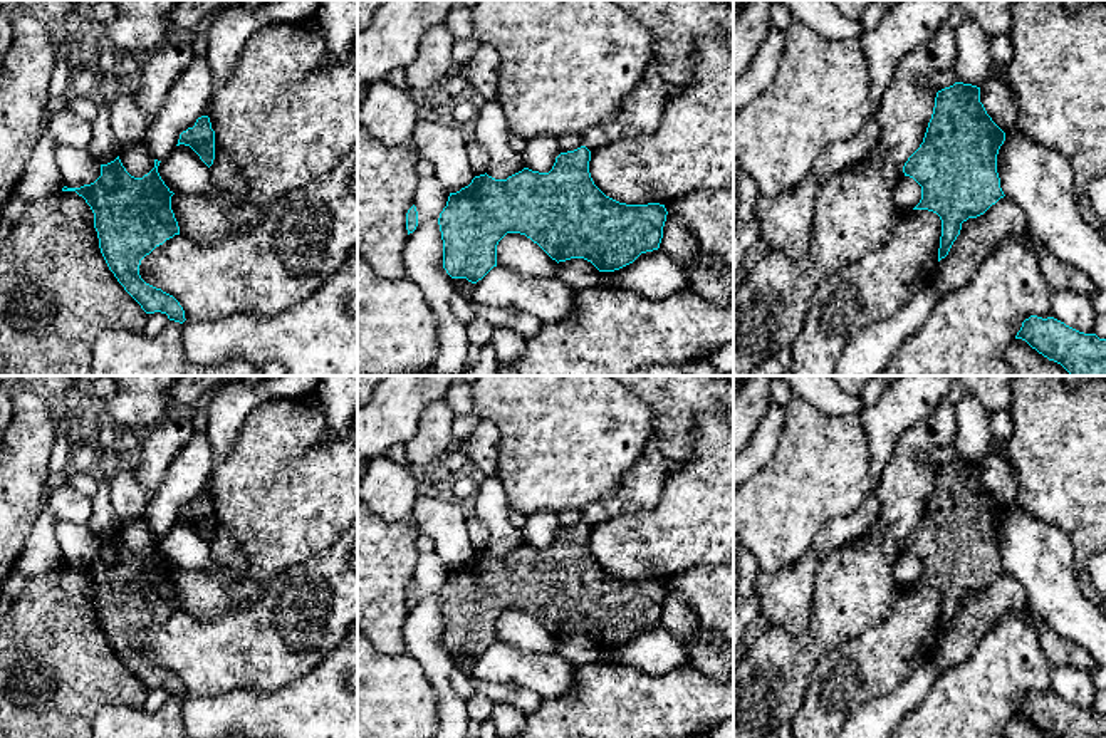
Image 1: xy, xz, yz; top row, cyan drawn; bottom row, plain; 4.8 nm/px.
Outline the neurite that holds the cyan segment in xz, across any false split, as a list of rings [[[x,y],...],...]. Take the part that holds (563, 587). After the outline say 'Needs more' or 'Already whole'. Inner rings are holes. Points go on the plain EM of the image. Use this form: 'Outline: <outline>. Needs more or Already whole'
Outline: [[[581,522],[561,528],[549,548],[524,543],[507,555],[485,548],[450,569],[438,594],[446,649],[477,659],[497,642],[497,621],[507,609],[525,611],[557,639],[584,634],[599,647],[619,646],[641,629],[658,626],[668,590],[665,580],[626,580],[606,572],[591,554],[589,537],[591,527]]]. Already whole

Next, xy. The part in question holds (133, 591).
Outline: [[[117,532],[107,540],[101,540],[101,552],[94,559],[81,564],[64,562],[62,567],[76,567],[91,582],[101,629],[117,657],[141,684],[146,689],[166,689],[170,696],[183,699],[186,694],[180,678],[161,664],[146,659],[139,651],[141,636],[166,616],[180,611],[180,602],[171,585],[171,572],[175,569],[161,555],[158,548],[159,538],[154,535],[154,543],[148,550],[134,554]]]. Already whole

